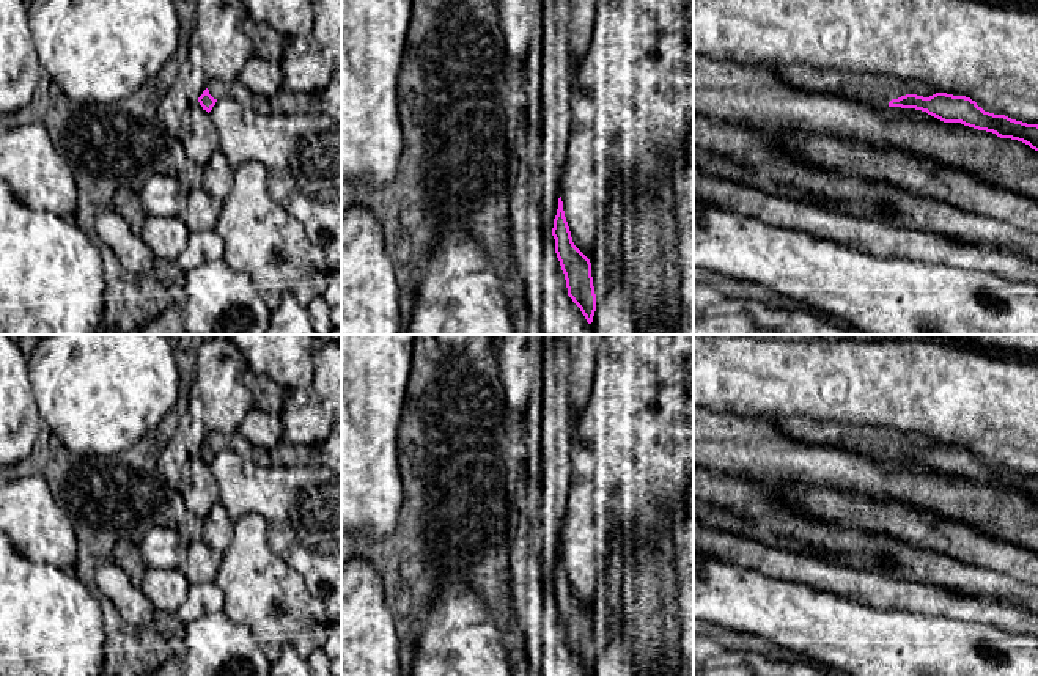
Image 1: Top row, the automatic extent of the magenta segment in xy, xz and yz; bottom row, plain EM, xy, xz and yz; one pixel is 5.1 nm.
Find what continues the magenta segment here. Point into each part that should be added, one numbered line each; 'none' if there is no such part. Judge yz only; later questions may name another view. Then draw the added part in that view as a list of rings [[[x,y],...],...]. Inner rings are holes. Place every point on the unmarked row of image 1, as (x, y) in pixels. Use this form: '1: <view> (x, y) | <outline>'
1: yz (879, 442) | [[[807,415],[774,417],[766,420],[772,421],[788,439],[867,453],[876,457],[889,457],[892,451],[906,446],[929,450],[939,445],[922,434],[901,432],[884,426],[860,426],[846,421],[816,420]]]

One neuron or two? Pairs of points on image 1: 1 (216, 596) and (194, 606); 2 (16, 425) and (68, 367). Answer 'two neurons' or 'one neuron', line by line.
1: one neuron
2: two neurons

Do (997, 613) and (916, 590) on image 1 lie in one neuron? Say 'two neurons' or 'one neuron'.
one neuron

